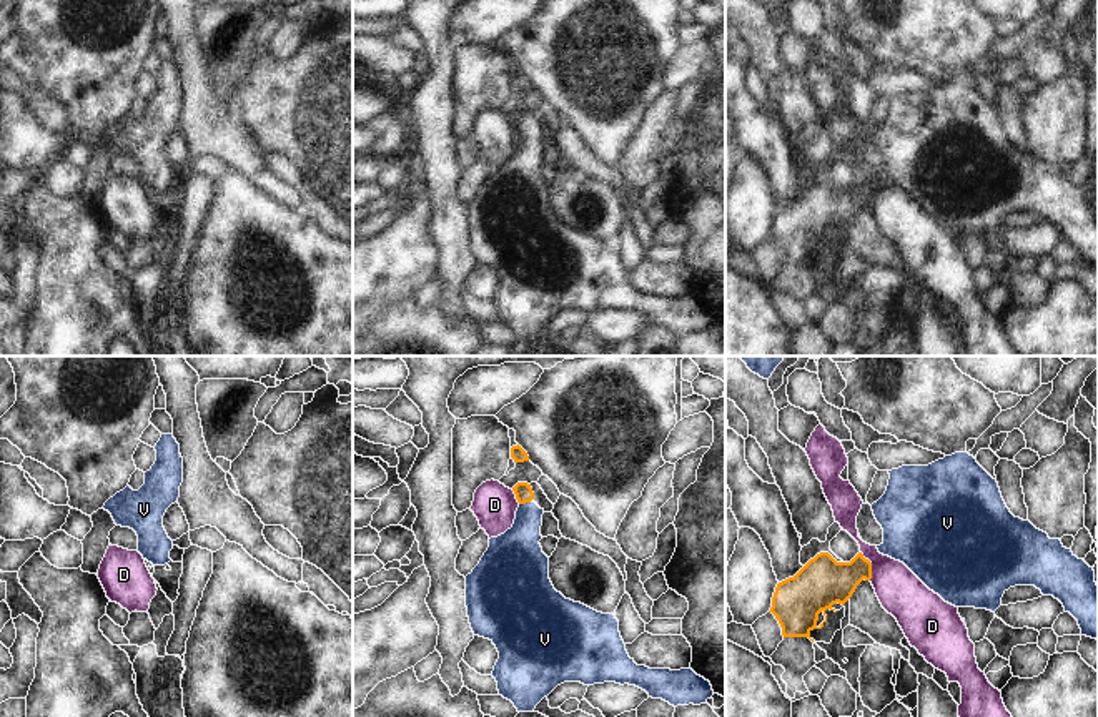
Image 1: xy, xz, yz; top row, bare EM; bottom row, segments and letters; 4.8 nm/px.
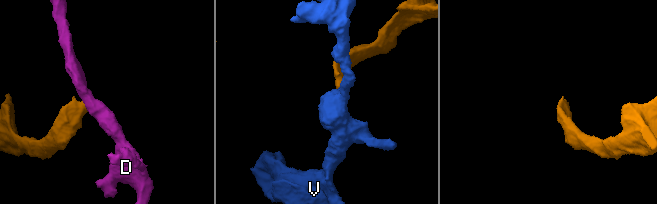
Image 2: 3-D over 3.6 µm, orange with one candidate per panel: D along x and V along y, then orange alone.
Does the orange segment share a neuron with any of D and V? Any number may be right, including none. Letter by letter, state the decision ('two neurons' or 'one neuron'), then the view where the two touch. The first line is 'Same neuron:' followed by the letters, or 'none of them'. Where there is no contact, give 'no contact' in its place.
Same neuron: V
D: two neurons | yz
V: one neuron | xz

